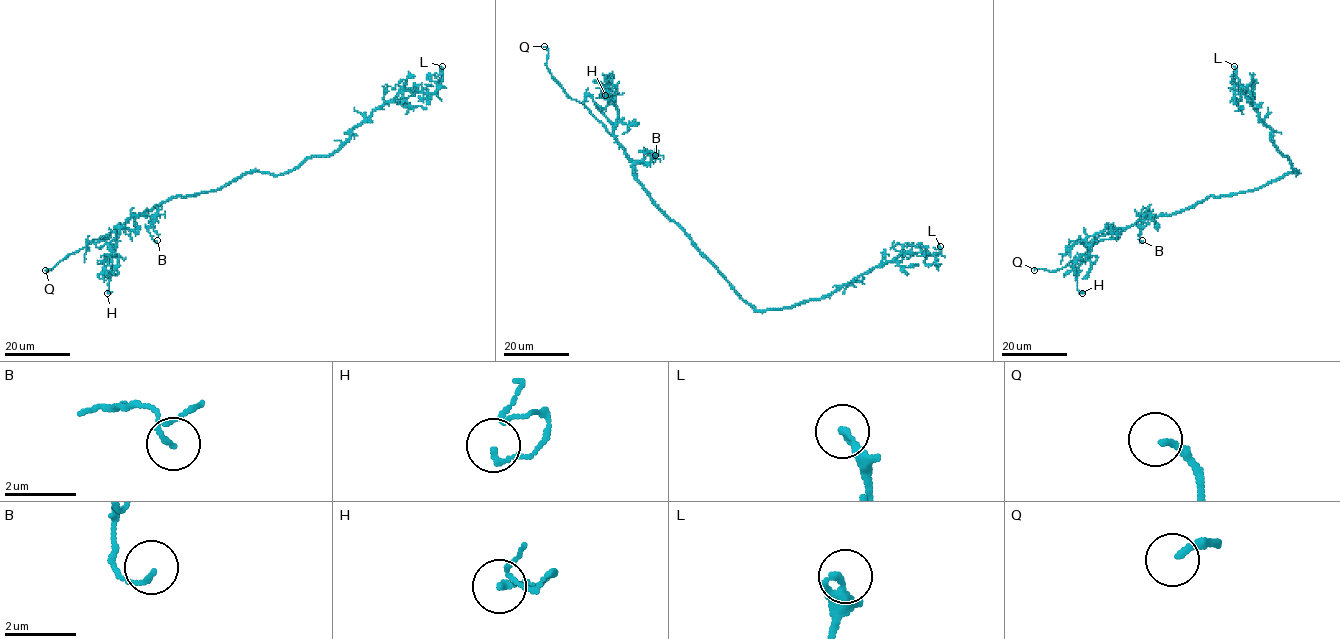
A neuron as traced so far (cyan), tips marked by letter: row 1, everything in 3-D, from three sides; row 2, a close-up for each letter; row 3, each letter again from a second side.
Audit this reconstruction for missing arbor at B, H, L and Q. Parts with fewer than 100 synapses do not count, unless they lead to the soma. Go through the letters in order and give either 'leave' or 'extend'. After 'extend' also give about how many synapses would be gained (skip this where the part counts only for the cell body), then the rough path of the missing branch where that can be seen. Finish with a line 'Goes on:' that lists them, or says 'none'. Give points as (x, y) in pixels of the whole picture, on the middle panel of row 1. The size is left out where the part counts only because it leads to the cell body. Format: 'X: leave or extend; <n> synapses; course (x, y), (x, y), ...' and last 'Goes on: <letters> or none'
B: leave
H: leave
L: leave
Q: extend
Goes on: Q

